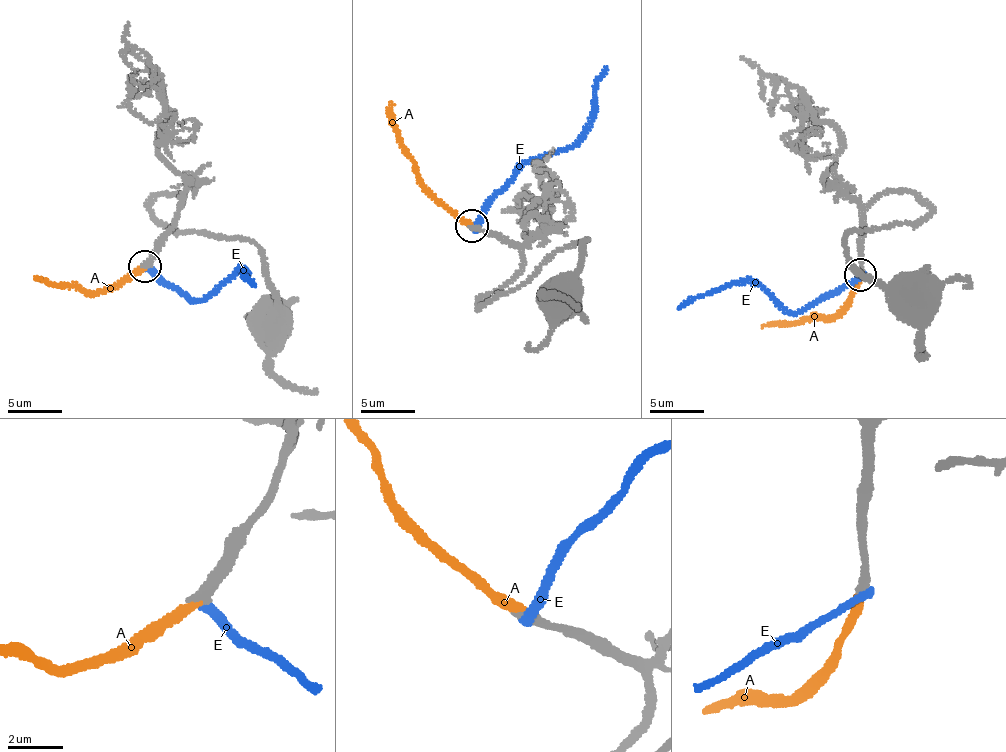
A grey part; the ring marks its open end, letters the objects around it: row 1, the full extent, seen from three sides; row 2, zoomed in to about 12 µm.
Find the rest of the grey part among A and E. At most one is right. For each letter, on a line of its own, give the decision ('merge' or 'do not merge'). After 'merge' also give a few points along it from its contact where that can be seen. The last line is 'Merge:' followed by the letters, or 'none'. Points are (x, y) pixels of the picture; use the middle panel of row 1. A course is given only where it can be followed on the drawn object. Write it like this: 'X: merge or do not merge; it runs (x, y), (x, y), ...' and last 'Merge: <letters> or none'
A: merge; it runs (471, 226), (425, 185), (402, 144), (389, 102)
E: do not merge
Merge: A

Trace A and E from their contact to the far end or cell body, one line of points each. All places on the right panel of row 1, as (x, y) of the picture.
A: (861, 275), (835, 314), (762, 325)
E: (863, 275), (794, 311), (780, 305), (751, 282), (698, 294), (677, 308)

